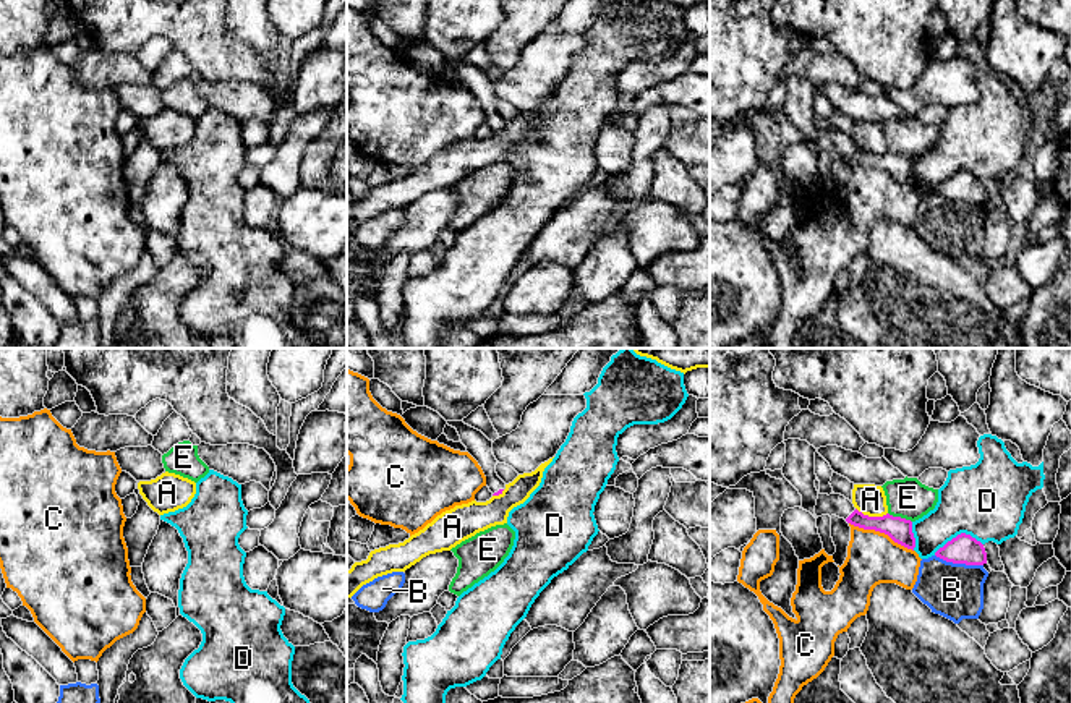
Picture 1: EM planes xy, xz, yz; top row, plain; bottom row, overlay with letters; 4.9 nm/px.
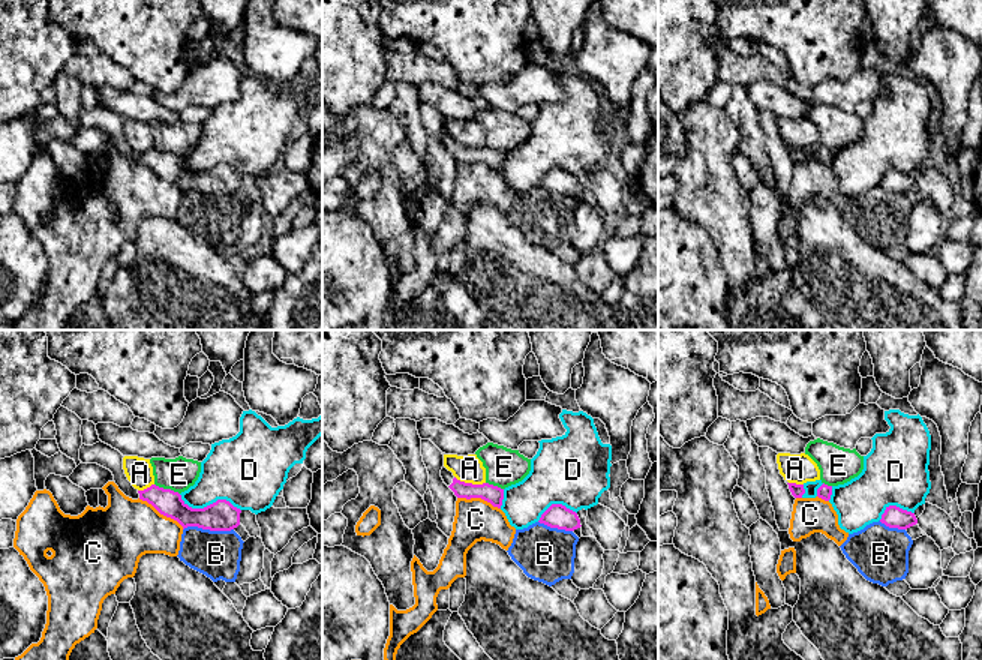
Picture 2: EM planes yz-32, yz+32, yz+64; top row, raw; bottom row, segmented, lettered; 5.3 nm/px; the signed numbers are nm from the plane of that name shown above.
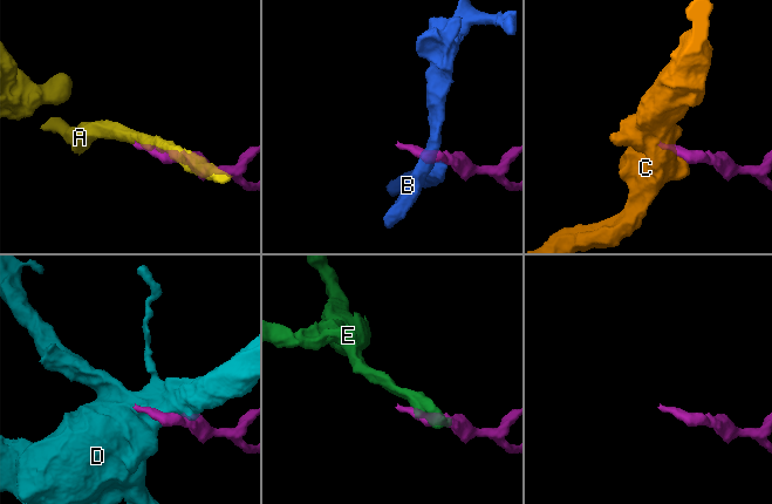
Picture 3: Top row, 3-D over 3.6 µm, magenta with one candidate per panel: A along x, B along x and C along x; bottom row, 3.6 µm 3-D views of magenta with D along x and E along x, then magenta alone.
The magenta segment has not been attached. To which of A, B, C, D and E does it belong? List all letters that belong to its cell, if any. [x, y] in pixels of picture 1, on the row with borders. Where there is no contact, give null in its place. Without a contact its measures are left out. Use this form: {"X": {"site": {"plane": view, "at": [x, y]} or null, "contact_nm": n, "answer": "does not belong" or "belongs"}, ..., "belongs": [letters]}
{"A": {"site": {"plane": "yz", "at": [872, 517]}, "contact_nm": 160, "answer": "does not belong"}, "B": {"site": {"plane": "yz", "at": [960, 562]}, "contact_nm": 240, "answer": "does not belong"}, "C": {"site": {"plane": "yz", "at": [882, 532]}, "contact_nm": 360, "answer": "does not belong"}, "D": {"site": {"plane": "yz", "at": [958, 535]}, "contact_nm": 260, "answer": "does not belong"}, "E": {"site": {"plane": "yz", "at": [900, 517]}, "contact_nm": 130, "answer": "does not belong"}, "belongs": []}

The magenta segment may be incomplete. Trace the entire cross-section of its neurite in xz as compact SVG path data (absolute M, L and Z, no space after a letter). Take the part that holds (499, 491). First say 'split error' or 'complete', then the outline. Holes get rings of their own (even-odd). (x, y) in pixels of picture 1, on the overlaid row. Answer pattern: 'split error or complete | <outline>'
split error | M463 420L447 421L447 424L457 429L462 444L467 447L467 452L481 467L486 476L486 486L493 496L502 494L506 483L496 473L497 460L493 454L493 441L489 441L481 431L465 424Z

